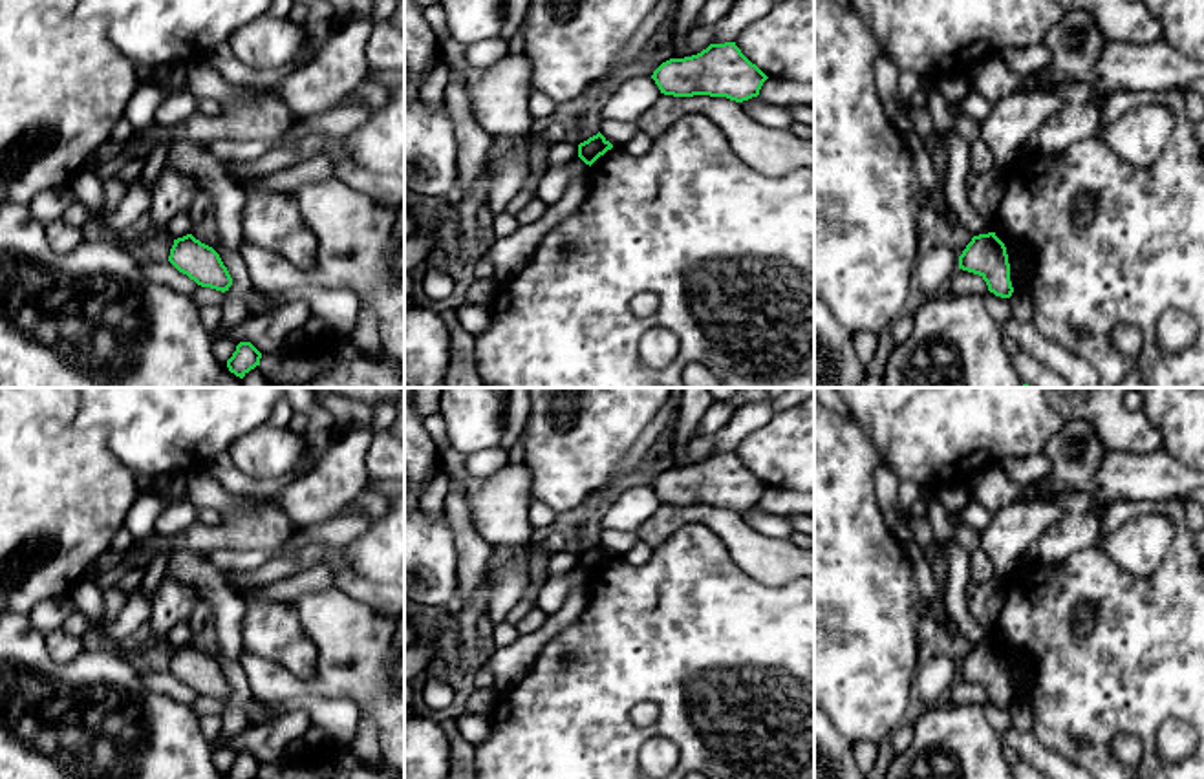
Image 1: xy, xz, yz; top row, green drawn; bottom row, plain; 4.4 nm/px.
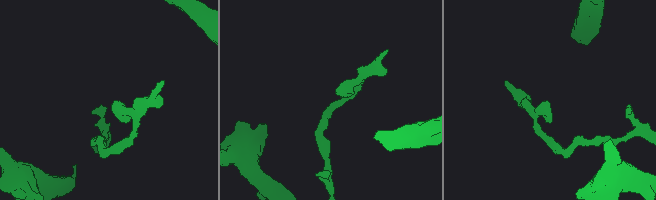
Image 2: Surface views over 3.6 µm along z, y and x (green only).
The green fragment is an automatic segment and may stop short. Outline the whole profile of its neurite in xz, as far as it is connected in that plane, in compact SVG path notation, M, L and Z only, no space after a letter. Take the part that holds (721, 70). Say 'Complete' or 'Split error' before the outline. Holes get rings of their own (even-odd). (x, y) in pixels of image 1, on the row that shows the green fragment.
Complete. M736 42L710 44L697 55L670 59L651 75L661 93L673 97L726 97L736 102L759 95L769 79Z

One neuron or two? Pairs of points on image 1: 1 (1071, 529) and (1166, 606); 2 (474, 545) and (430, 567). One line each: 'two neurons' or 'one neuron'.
1: two neurons
2: two neurons

